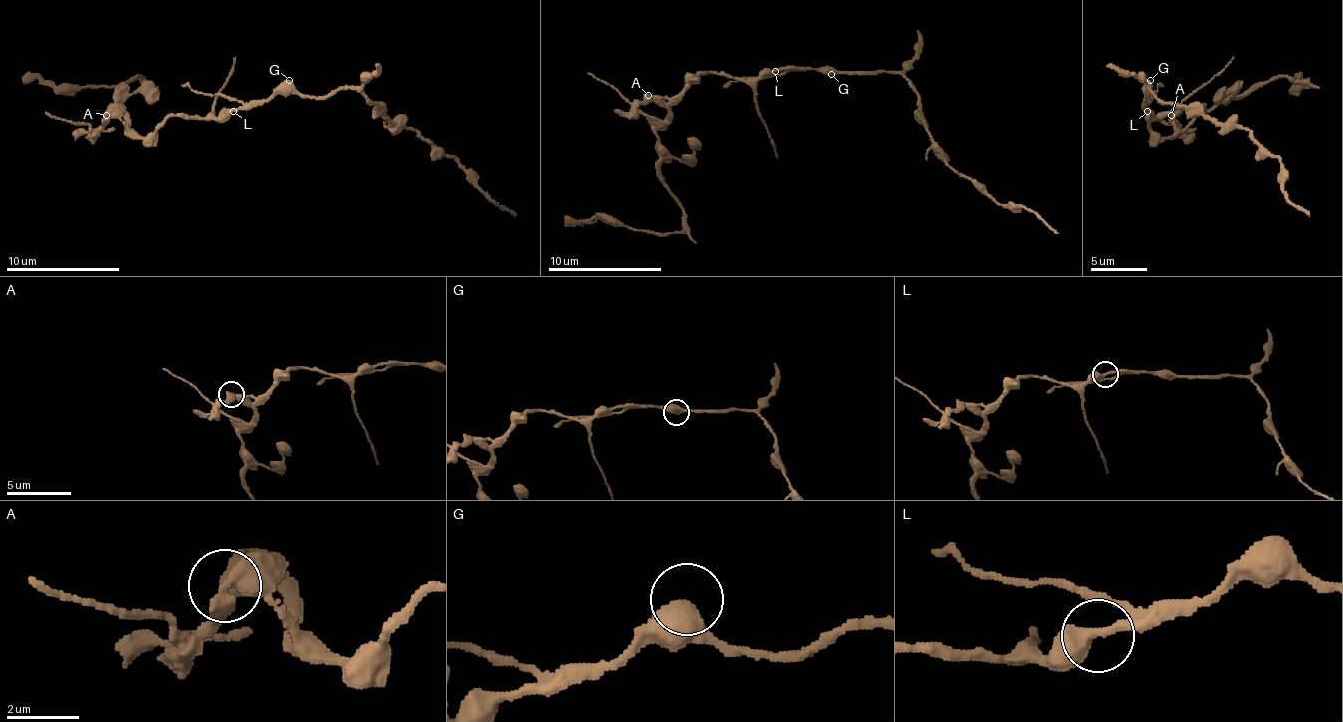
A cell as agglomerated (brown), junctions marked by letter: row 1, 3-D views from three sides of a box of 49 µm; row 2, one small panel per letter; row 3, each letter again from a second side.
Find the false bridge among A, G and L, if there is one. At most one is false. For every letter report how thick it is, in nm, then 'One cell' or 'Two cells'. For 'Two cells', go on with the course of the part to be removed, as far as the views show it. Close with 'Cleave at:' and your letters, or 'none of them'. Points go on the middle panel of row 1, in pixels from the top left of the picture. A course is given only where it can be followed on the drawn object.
A: Thickness 440 nm. Two cells. Course of the part to remove: (647, 96), (633, 105), (588, 74)
G: Thickness 440 nm. One cell
L: Thickness 400 nm. One cell
Cleave at: A

